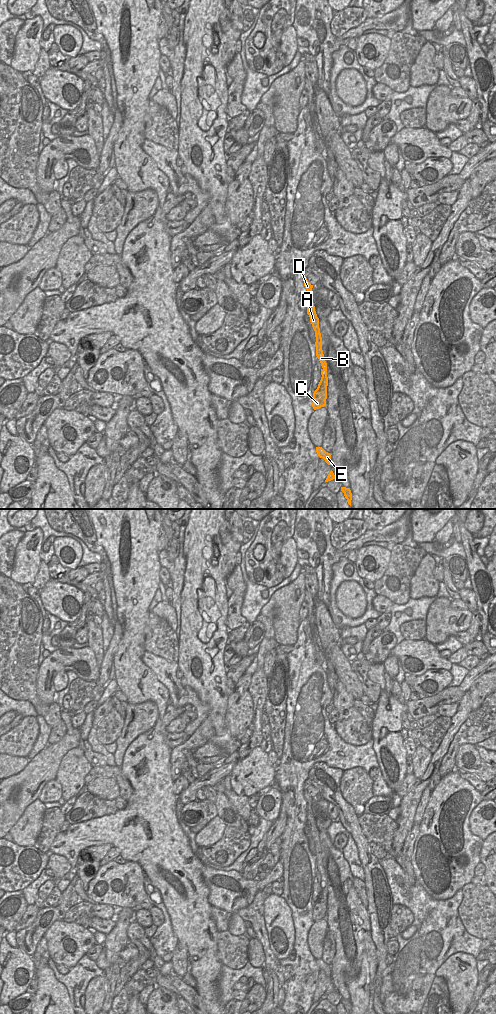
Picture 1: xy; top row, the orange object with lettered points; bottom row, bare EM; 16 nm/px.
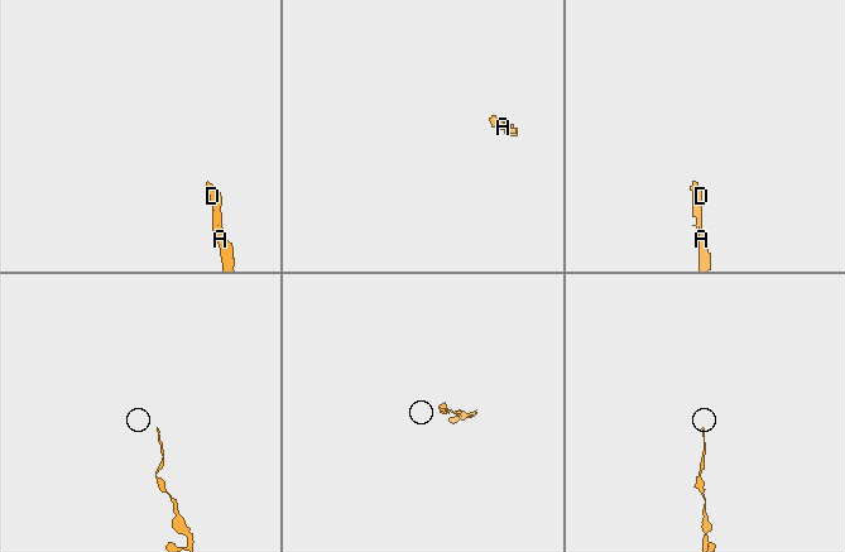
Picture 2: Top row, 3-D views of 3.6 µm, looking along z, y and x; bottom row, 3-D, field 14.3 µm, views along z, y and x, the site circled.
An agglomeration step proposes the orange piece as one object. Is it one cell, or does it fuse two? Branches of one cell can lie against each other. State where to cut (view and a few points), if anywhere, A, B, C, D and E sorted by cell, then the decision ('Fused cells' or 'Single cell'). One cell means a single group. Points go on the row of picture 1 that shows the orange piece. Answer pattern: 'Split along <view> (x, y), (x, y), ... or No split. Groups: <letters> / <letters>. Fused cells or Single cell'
No split. Groups: A B C D E. Single cell.

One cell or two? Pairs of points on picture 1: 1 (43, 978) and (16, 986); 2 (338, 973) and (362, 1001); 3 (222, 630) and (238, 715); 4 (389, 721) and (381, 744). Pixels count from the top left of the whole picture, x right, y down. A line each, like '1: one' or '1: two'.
1: two
2: two
3: two
4: one

